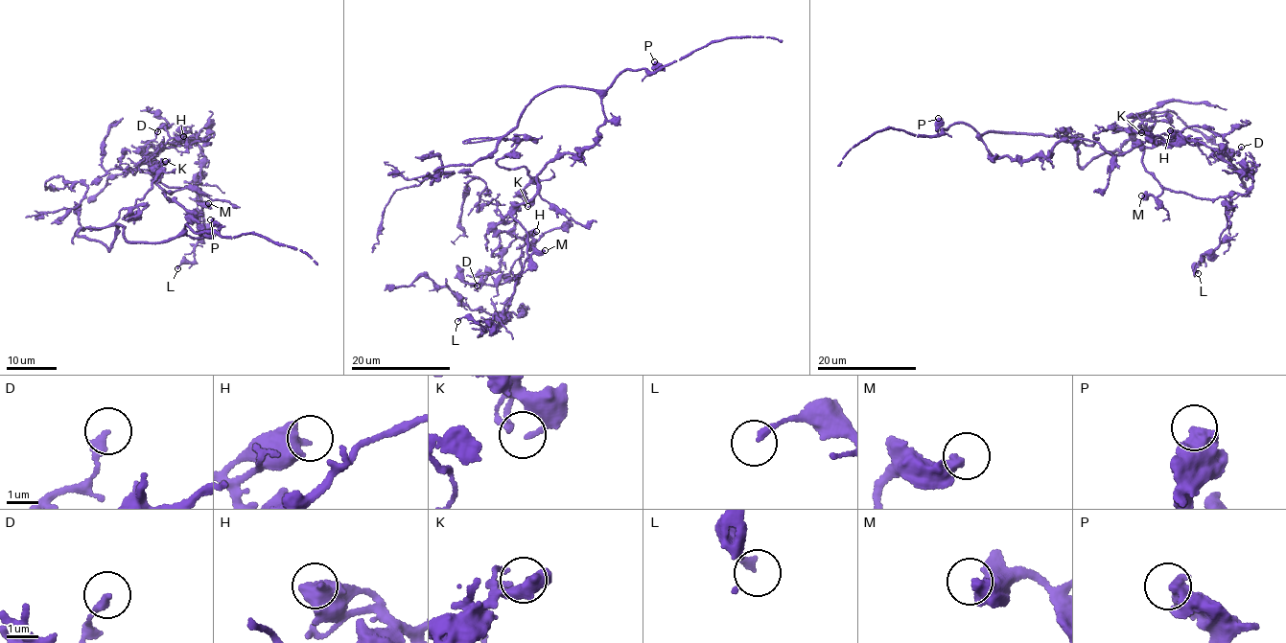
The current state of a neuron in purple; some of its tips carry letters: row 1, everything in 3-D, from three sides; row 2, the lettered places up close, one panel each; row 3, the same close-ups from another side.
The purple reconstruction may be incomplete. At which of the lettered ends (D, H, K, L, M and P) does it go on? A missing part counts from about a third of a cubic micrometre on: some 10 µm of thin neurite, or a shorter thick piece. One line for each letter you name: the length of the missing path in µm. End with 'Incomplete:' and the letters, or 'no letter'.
Incomplete: no letter

